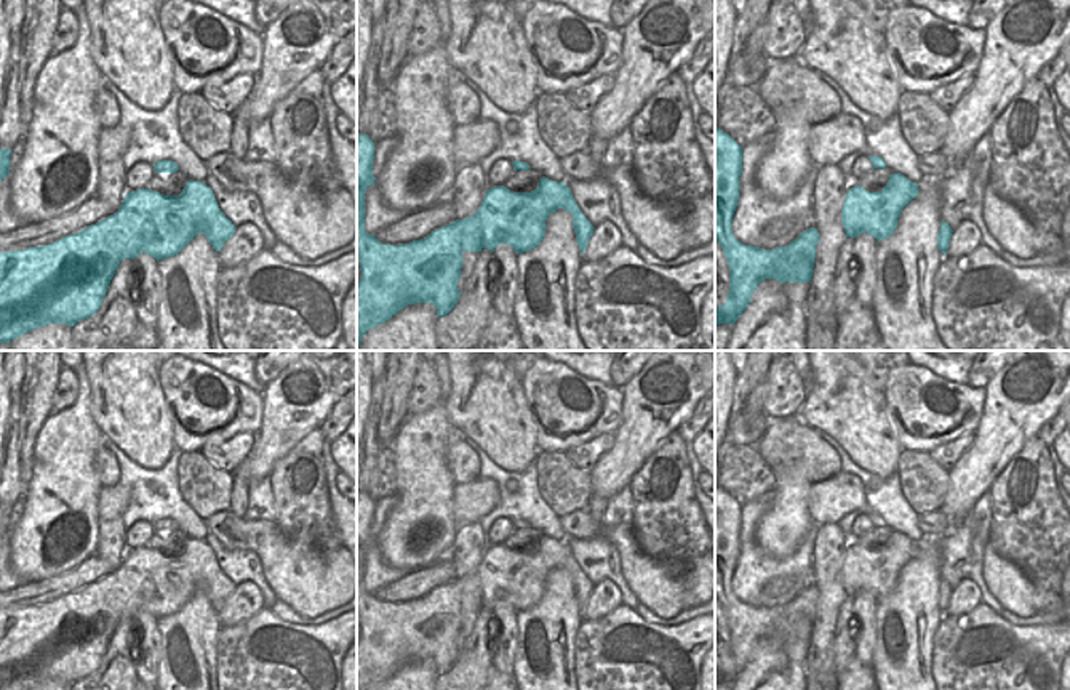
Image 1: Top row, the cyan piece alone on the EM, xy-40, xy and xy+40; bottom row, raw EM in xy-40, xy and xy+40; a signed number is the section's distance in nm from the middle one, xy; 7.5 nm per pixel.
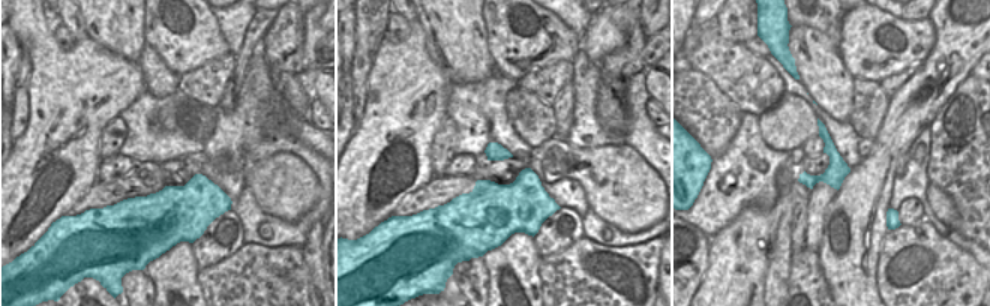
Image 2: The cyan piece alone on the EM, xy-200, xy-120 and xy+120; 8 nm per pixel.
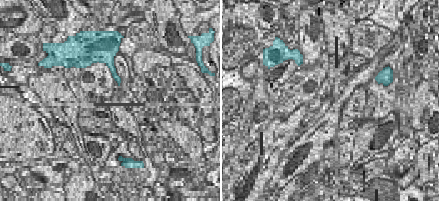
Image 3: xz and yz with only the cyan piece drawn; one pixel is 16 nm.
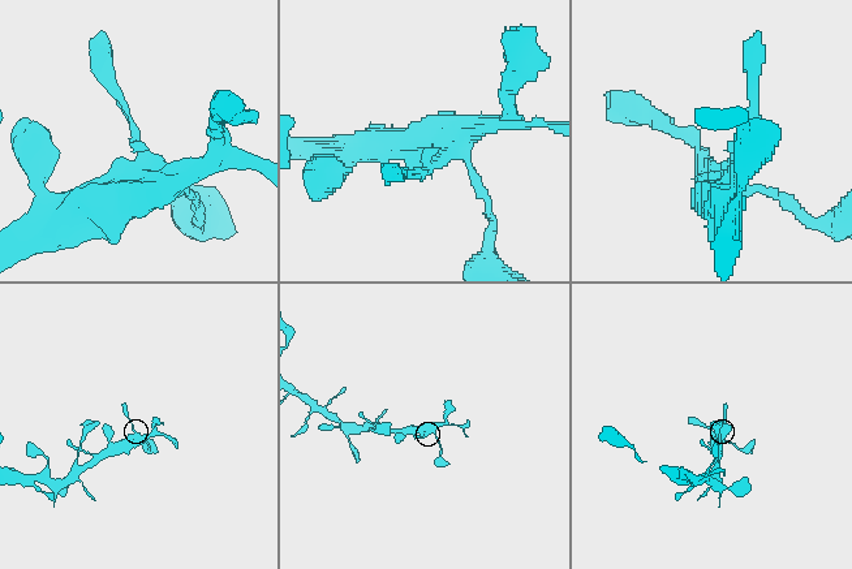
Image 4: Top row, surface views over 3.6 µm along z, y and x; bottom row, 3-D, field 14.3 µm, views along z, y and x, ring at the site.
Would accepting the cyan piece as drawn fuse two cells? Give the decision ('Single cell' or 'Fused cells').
Single cell

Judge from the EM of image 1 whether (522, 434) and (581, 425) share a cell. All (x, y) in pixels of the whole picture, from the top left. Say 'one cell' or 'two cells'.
two cells

